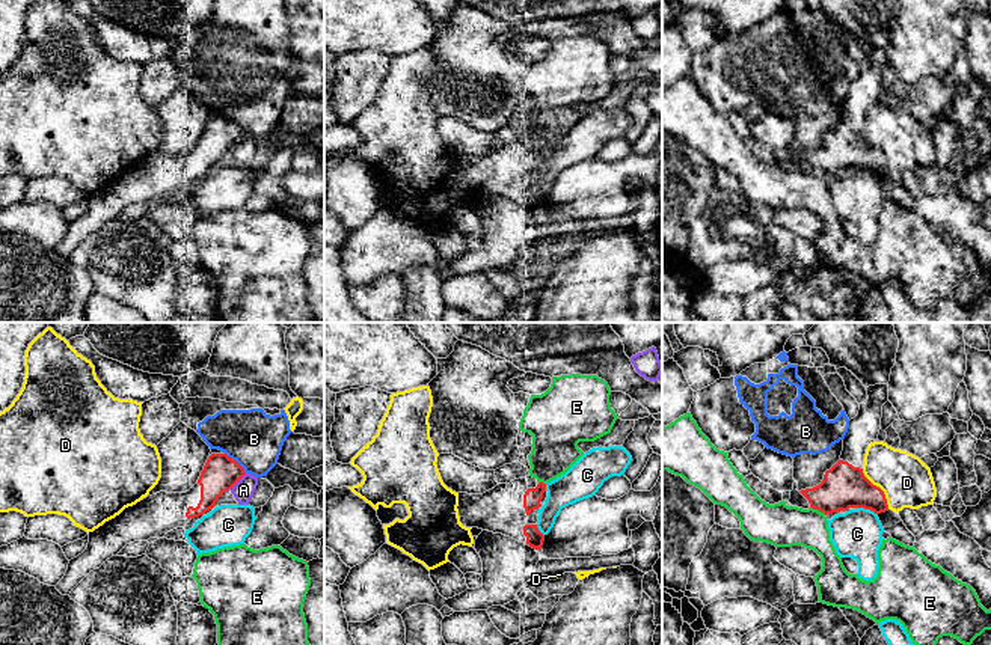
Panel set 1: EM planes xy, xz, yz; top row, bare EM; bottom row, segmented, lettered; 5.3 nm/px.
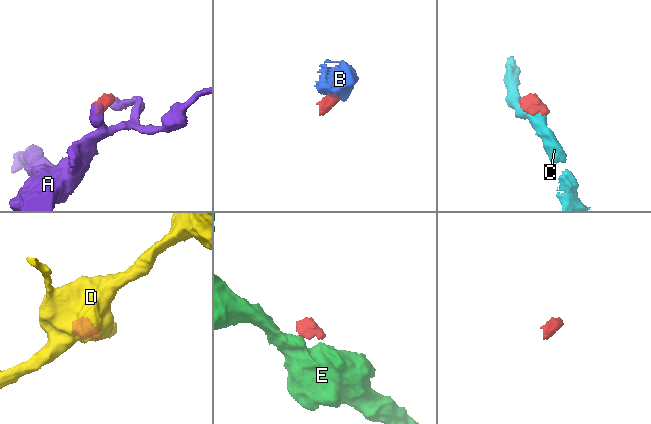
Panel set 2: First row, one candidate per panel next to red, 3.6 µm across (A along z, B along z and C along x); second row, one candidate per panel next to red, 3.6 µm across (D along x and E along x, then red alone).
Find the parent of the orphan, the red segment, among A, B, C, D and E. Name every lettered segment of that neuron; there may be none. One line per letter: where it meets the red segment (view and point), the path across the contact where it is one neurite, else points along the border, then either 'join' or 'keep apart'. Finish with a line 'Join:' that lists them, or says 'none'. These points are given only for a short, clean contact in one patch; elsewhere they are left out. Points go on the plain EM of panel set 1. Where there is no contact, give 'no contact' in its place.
A: meets red in xy at (237, 143); border along xy (246, 136), (230, 151); keep apart
B: meets red in xy at (236, 124); border along xy (225, 115), (246, 134); keep apart
C: meets red in yz at (866, 171); keep apart
D: meets red in yz at (880, 151); keep apart
E: meets red in yz at (818, 172); keep apart
Join: none

